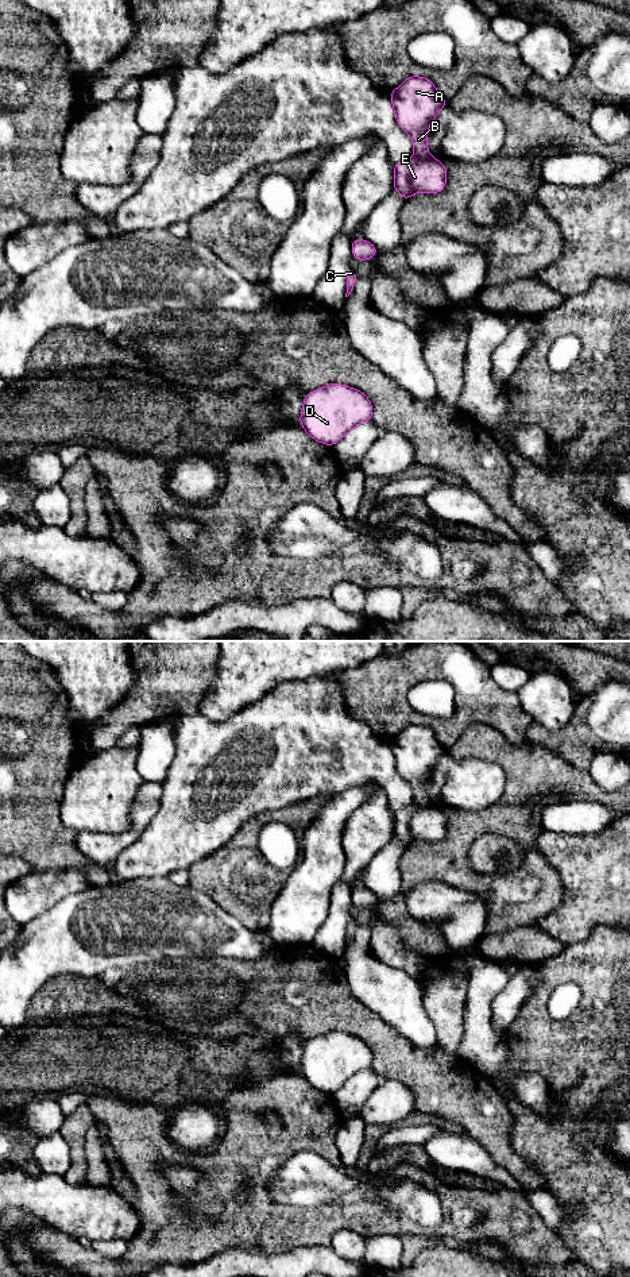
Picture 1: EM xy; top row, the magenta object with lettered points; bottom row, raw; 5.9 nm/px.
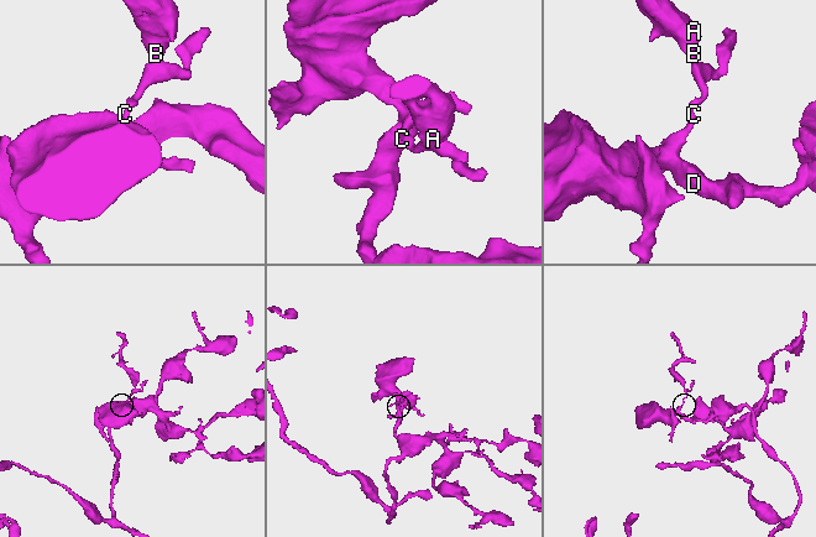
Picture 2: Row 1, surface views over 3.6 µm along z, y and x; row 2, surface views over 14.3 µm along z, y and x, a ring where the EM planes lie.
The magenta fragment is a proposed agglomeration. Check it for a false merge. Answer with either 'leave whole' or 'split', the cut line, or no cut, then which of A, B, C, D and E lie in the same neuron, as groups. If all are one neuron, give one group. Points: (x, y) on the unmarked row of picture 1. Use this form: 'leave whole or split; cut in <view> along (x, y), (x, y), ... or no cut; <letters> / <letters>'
split; cut in xy along (428, 803), (414, 806); A B / C D E

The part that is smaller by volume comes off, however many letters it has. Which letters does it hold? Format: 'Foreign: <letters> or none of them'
Foreign: A, B

